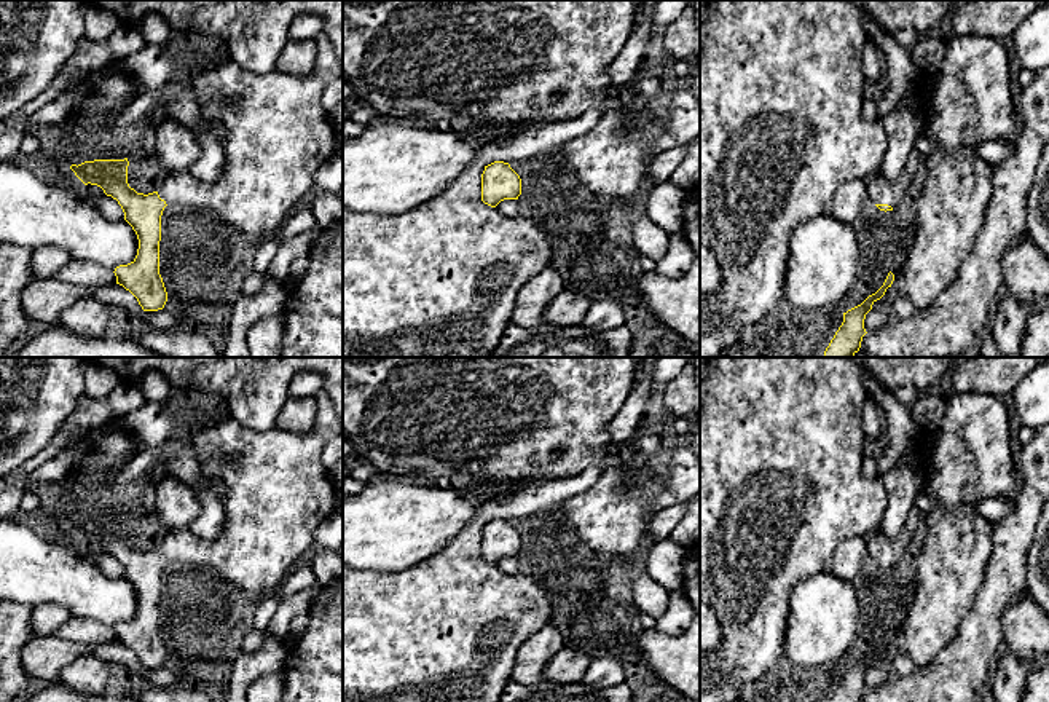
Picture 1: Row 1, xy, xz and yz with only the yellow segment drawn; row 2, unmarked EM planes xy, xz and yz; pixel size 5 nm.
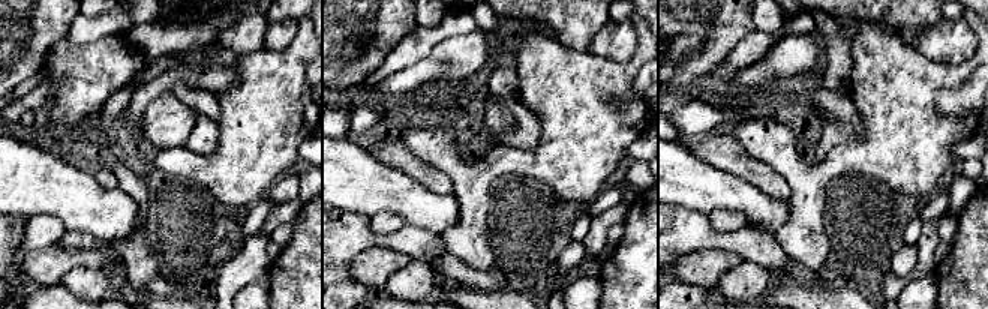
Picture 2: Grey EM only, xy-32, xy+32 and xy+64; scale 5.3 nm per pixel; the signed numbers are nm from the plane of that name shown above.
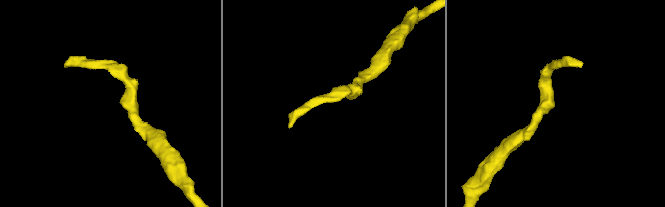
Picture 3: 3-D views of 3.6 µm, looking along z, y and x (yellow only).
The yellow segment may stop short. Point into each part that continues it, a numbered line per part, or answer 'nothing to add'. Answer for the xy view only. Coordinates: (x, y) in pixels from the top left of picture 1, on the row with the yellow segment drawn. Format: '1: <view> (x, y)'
1: xy (278, 134)

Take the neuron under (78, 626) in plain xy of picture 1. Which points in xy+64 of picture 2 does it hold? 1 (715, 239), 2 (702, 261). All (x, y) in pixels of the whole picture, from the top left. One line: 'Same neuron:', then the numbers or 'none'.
Same neuron: 1

